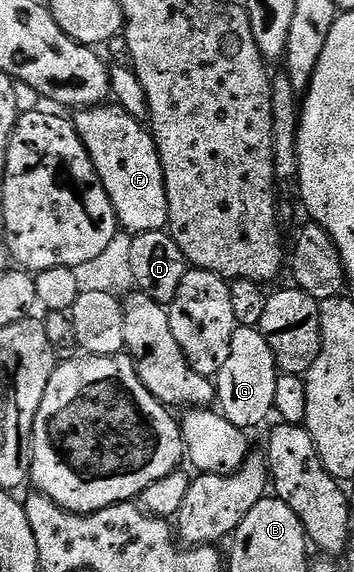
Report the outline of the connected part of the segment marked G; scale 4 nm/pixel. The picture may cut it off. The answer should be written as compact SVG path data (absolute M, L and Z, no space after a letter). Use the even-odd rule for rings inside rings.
M237 327L230 342L230 358L214 378L219 411L234 426L253 430L274 412L274 386L278 369L276 359L259 328Z

